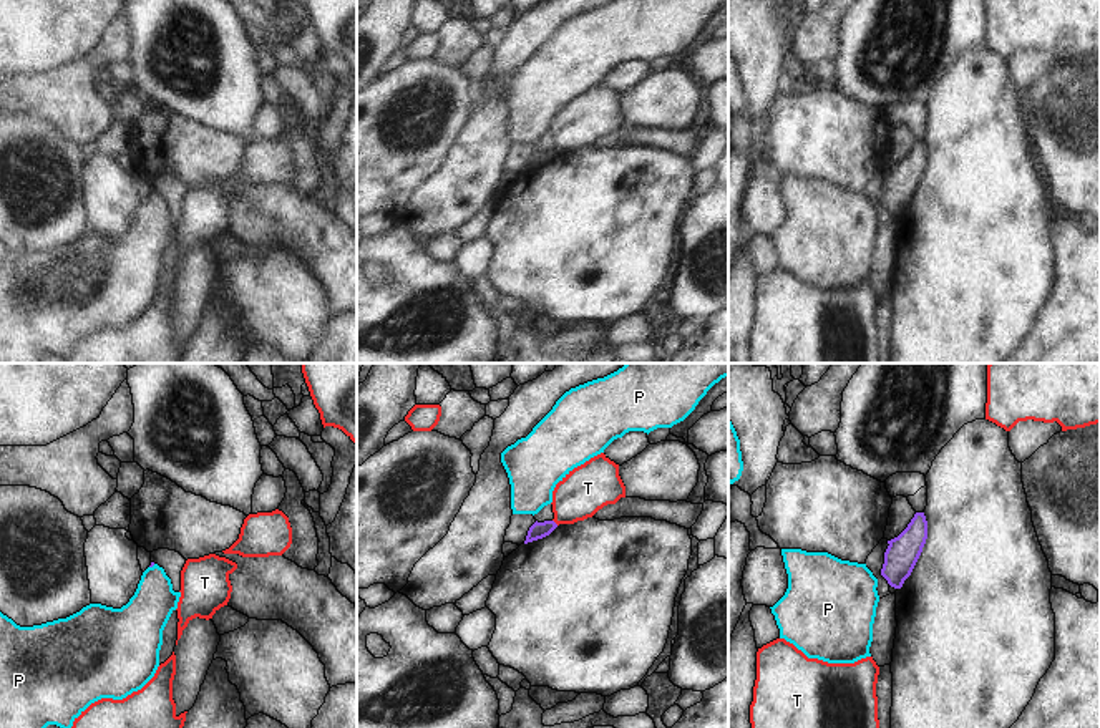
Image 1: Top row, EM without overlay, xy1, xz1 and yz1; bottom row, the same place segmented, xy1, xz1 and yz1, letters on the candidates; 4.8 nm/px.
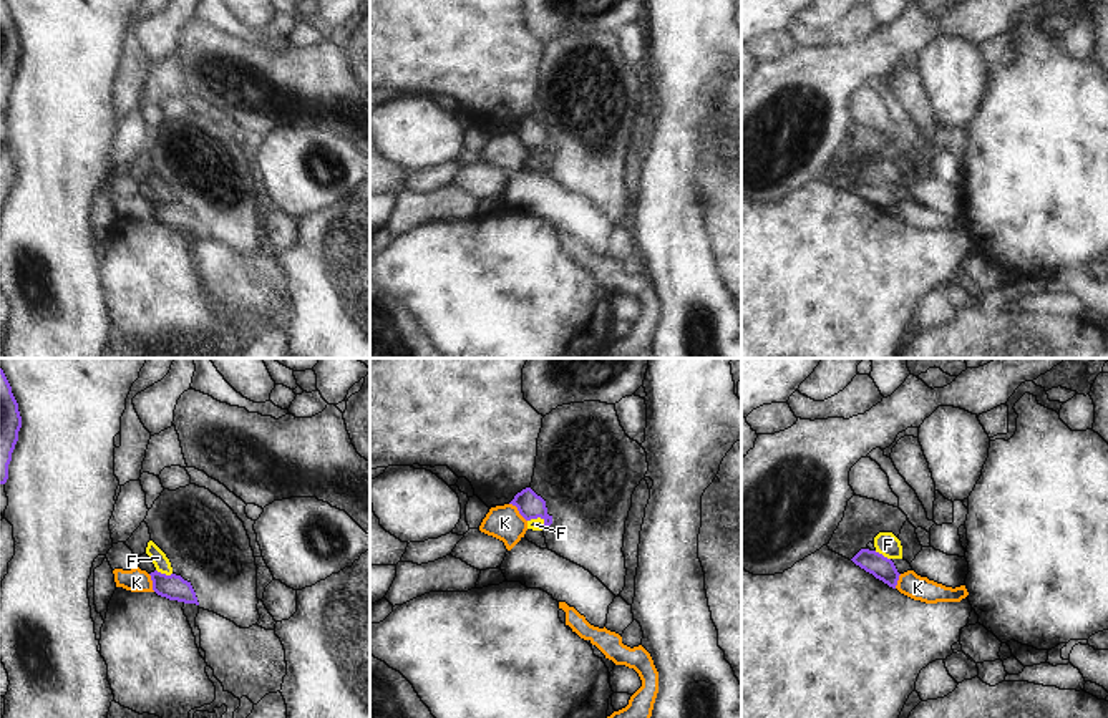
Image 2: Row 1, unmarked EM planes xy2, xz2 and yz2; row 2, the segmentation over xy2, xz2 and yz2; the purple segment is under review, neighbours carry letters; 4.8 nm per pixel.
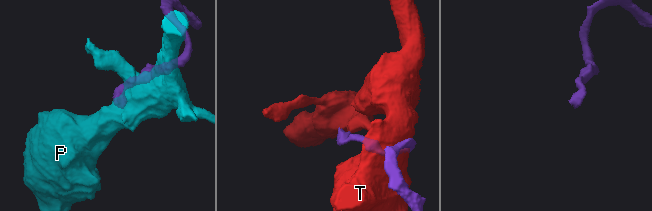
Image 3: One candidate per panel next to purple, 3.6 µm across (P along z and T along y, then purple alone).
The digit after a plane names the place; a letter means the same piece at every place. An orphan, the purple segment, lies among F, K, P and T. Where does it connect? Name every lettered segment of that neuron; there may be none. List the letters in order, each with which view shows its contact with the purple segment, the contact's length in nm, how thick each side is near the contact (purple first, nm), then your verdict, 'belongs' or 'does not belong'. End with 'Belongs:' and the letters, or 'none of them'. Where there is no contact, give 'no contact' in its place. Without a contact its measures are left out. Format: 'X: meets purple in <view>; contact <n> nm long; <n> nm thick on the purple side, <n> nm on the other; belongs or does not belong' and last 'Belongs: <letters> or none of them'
F: meets purple in xz2; contact 90 nm long; 130 nm thick on the purple side, 60 nm on the other; does not belong
K: meets purple in xz2; contact 130 nm long; 130 nm thick on the purple side, 170 nm on the other; does not belong
P: meets purple in xy1; contact 40 nm long; 20 nm thick on the purple side, 220 nm on the other; belongs
T: meets purple in xz1; contact 40 nm long; 80 nm thick on the purple side, 240 nm on the other; does not belong
Belongs: P

